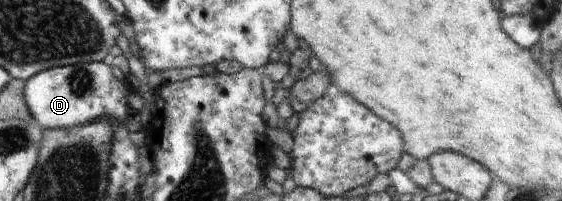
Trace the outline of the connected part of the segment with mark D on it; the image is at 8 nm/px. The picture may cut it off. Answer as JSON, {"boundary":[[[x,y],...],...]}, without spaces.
{"boundary":[[[93,61],[62,67],[51,67],[25,81],[25,99],[32,118],[45,130],[71,128],[111,118],[110,123],[124,122],[127,116],[121,82],[113,76],[104,61]]]}

